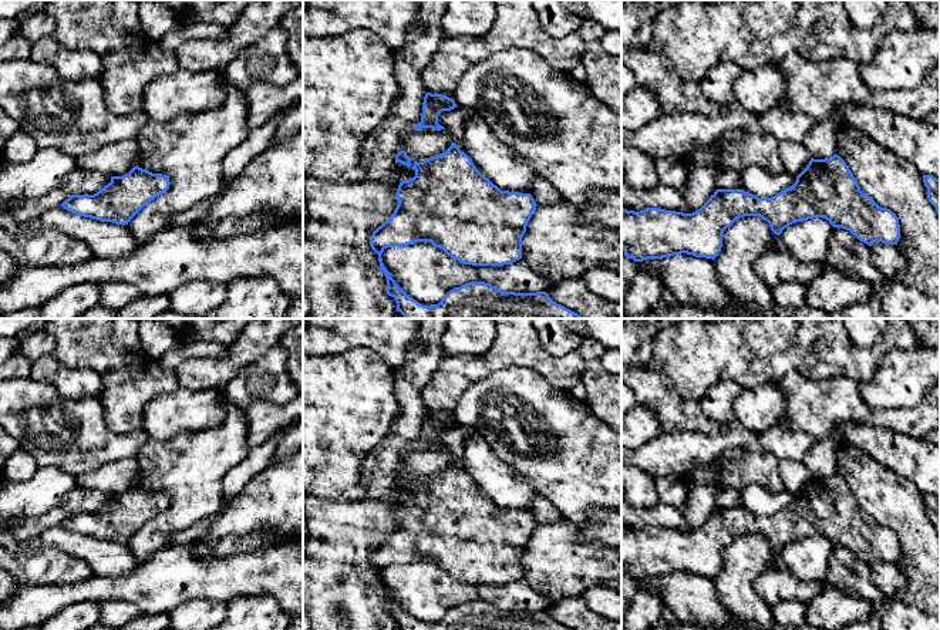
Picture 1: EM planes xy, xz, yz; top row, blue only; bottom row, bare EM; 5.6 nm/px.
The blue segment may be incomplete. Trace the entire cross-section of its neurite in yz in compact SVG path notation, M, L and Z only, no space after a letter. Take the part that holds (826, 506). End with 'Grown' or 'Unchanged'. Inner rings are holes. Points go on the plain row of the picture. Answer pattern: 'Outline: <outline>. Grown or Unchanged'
Outline: M835 472L825 478L811 476L806 486L796 495L795 502L772 516L758 516L744 508L717 508L693 532L660 526L634 530L621 526L621 567L624 575L634 580L681 572L714 579L721 570L724 549L744 535L762 536L778 555L792 542L823 536L833 546L849 549L869 565L875 560L897 563L900 557L897 535L890 528L879 525L872 515L863 512L846 481Z. Unchanged

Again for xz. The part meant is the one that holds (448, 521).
Outline: M455 461L437 475L414 481L415 495L400 501L394 532L370 556L370 565L378 573L380 589L387 597L387 613L395 619L397 630L572 630L553 620L546 610L503 610L485 600L454 606L438 623L431 624L424 624L407 613L383 582L381 573L387 566L431 560L464 583L511 583L522 577L522 556L538 525L530 512L501 509Z. Unchanged

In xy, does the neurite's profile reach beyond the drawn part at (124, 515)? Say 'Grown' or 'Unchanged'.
Unchanged

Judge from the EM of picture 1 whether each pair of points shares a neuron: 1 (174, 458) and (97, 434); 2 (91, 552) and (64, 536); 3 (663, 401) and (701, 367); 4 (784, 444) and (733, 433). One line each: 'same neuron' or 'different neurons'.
1: different neurons
2: same neuron
3: different neurons
4: same neuron

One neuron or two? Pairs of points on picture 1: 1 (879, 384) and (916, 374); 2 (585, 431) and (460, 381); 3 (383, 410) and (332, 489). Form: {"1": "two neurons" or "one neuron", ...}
{"1": "one neuron", "2": "two neurons", "3": "one neuron"}

